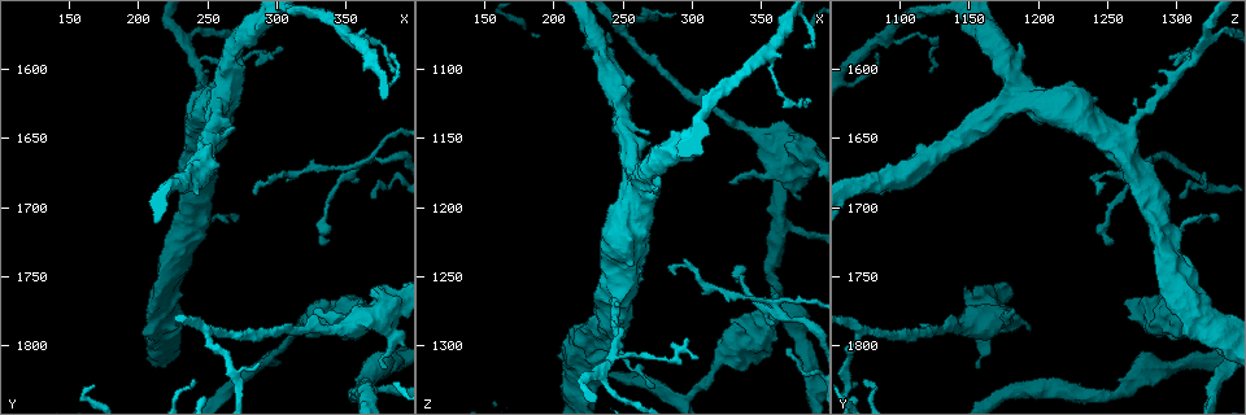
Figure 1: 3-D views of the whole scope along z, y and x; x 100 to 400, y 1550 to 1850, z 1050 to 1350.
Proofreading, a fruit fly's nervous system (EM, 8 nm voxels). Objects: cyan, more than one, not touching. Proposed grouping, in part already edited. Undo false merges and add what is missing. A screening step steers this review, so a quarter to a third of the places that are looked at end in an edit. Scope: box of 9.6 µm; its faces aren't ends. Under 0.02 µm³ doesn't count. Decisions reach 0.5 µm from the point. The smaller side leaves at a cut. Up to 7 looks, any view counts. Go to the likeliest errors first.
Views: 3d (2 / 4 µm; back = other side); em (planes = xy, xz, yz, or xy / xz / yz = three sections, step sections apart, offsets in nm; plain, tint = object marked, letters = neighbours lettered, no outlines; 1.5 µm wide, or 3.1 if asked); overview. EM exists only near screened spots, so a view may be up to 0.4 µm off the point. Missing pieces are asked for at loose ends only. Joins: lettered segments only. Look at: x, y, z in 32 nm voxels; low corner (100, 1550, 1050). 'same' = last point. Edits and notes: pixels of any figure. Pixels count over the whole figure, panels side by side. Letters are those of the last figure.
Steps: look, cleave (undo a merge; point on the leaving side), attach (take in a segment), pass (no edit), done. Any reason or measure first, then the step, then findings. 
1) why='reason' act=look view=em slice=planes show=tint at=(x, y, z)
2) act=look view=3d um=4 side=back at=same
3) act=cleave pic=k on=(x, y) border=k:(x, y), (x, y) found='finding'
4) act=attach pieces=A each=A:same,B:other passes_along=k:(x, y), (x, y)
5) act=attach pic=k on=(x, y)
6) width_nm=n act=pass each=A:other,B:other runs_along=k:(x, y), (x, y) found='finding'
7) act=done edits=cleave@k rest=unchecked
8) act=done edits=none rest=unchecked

why='branch stops here' act=look view=em slice=planes show=letters at=(358, 1770, 1260)

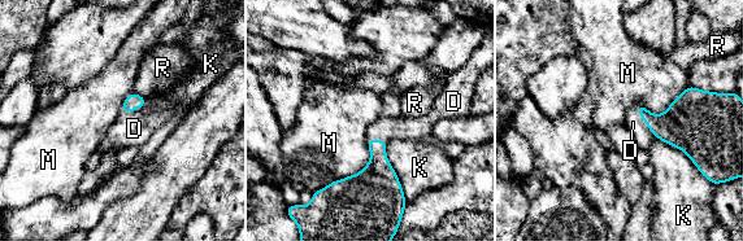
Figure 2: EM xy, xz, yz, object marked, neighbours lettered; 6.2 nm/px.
act=attach pieces=D each=D:same,K:other,M:other,R:other passes_along=2:(685, 125), (644, 122), (633, 122) found='it goes on there'

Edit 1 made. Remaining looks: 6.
why='stops while still wide' act=look view=3d um=2 at=(204, 1792, 1304)

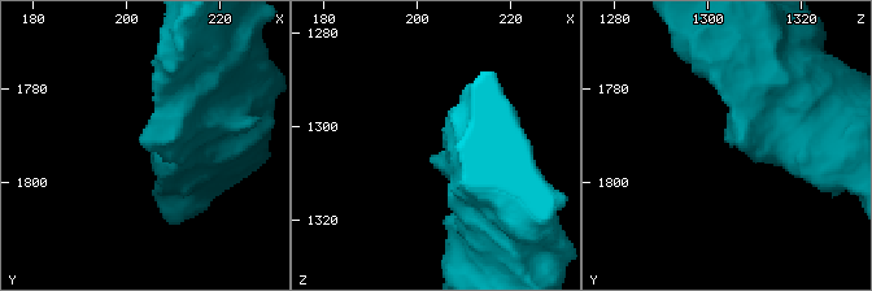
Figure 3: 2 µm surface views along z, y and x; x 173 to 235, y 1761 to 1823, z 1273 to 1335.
why='need the tissue' act=look view=em slice=yz step=8 show=tint at=(204, 1791, 1305)

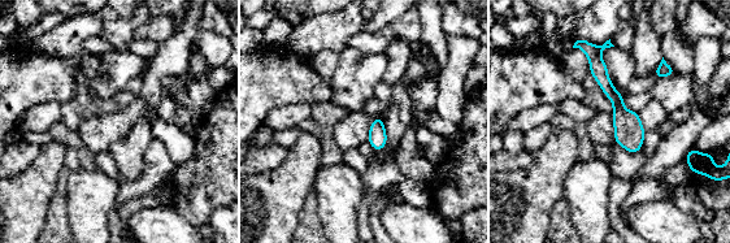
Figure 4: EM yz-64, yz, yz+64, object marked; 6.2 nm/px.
act=look view=em slice=planes show=letters at=same

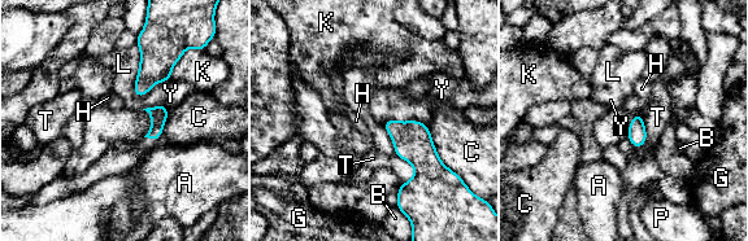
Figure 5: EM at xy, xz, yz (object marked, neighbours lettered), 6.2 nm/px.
longest_contact=L:280nm act=pass each=A:other,B:other,C:other,G:other,H:other,K:other,L:other,P:other,T:other,Y:other found='none of them fits'

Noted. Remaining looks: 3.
act=done edits=attach@2 rest=unchecked

